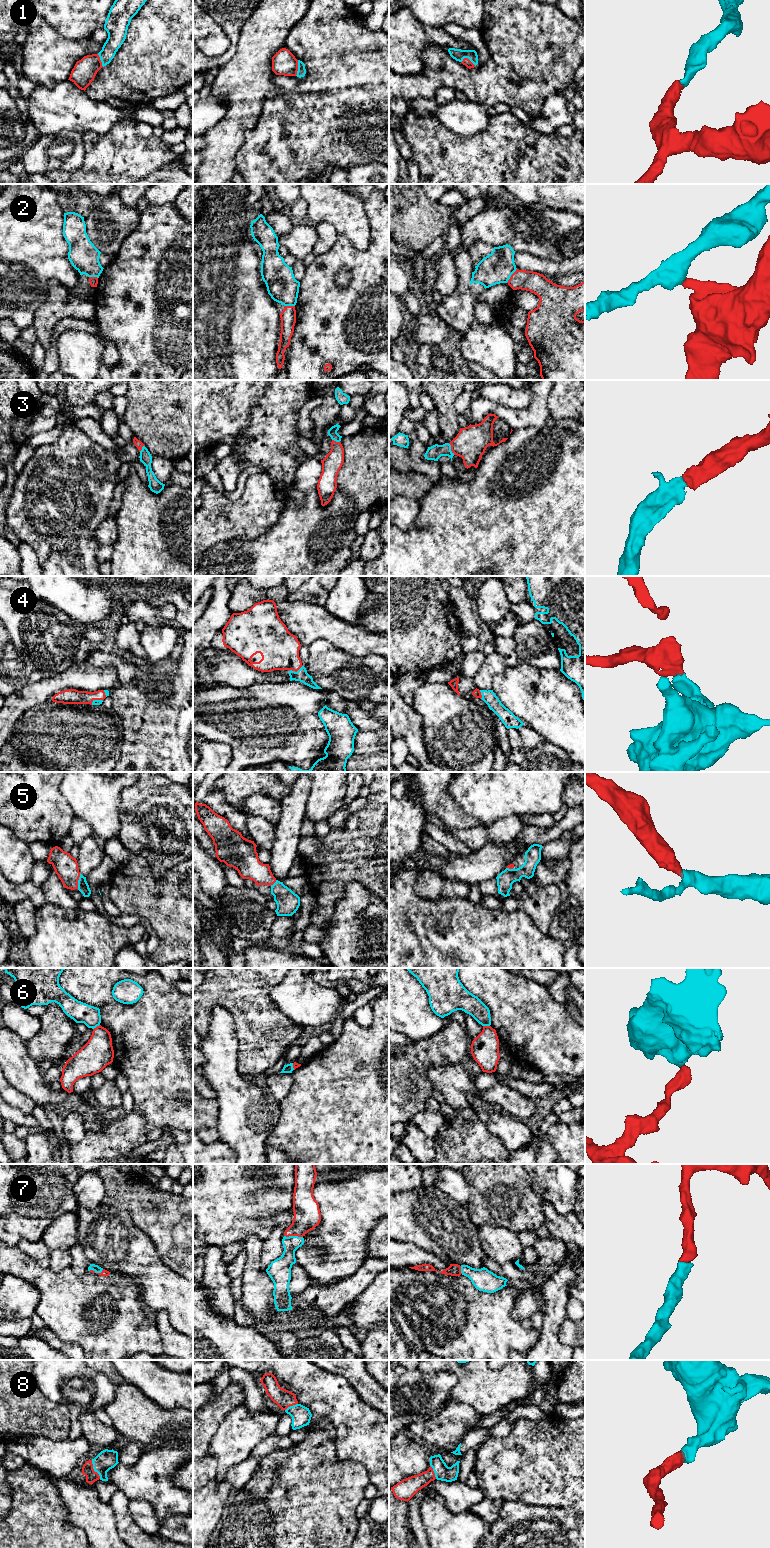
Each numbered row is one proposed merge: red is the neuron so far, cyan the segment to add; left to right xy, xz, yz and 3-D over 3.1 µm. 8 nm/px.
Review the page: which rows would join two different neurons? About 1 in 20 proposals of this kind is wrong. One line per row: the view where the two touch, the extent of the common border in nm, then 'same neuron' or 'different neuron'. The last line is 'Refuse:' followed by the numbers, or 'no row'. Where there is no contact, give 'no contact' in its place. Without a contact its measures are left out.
1: contact in xz; length 130 nm; same neuron
2: contact in yz; length 150 nm; same neuron
3: contact in yz; length 110 nm; same neuron
4: contact in xz; length 120 nm; same neuron
5: contact in xy; length 120 nm; same neuron
6: contact in xy; length 70 nm; different neuron
7: contact in xz; length 150 nm; same neuron
8: contact in xy; length 170 nm; same neuron
Refuse: 6

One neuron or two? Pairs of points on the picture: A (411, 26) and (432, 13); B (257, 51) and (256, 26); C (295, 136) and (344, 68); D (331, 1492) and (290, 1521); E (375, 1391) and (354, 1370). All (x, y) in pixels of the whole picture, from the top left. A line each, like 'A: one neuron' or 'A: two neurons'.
A: two neurons
B: one neuron
C: one neuron
D: one neuron
E: one neuron

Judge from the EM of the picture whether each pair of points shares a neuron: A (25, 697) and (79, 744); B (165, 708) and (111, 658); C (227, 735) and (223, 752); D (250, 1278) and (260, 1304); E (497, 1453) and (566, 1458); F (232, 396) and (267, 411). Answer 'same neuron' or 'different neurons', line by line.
A: different neurons
B: same neuron
C: different neurons
D: same neuron
E: same neuron
F: different neurons

